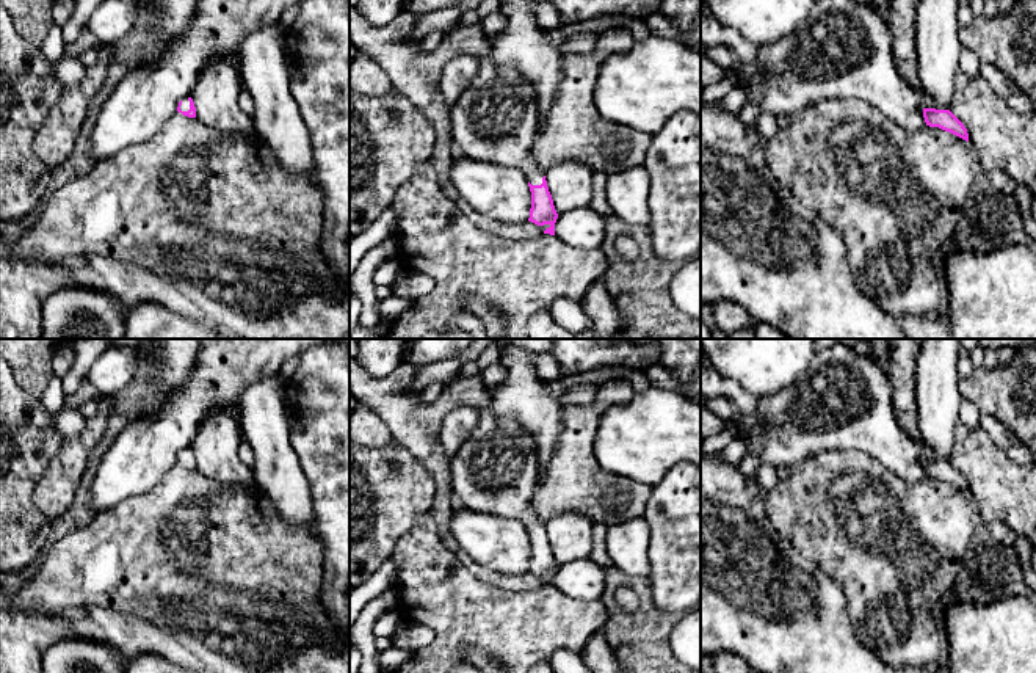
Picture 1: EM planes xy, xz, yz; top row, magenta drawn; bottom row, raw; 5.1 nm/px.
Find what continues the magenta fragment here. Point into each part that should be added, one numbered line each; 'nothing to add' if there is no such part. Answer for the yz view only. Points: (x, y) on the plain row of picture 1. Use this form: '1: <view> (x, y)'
nothing to add

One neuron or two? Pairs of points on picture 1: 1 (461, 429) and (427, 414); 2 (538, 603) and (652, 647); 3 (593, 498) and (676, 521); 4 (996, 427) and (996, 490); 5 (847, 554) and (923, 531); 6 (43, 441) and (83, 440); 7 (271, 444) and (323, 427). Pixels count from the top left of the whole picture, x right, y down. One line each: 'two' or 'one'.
1: two
2: two
3: two
4: two
5: one
6: two
7: two

